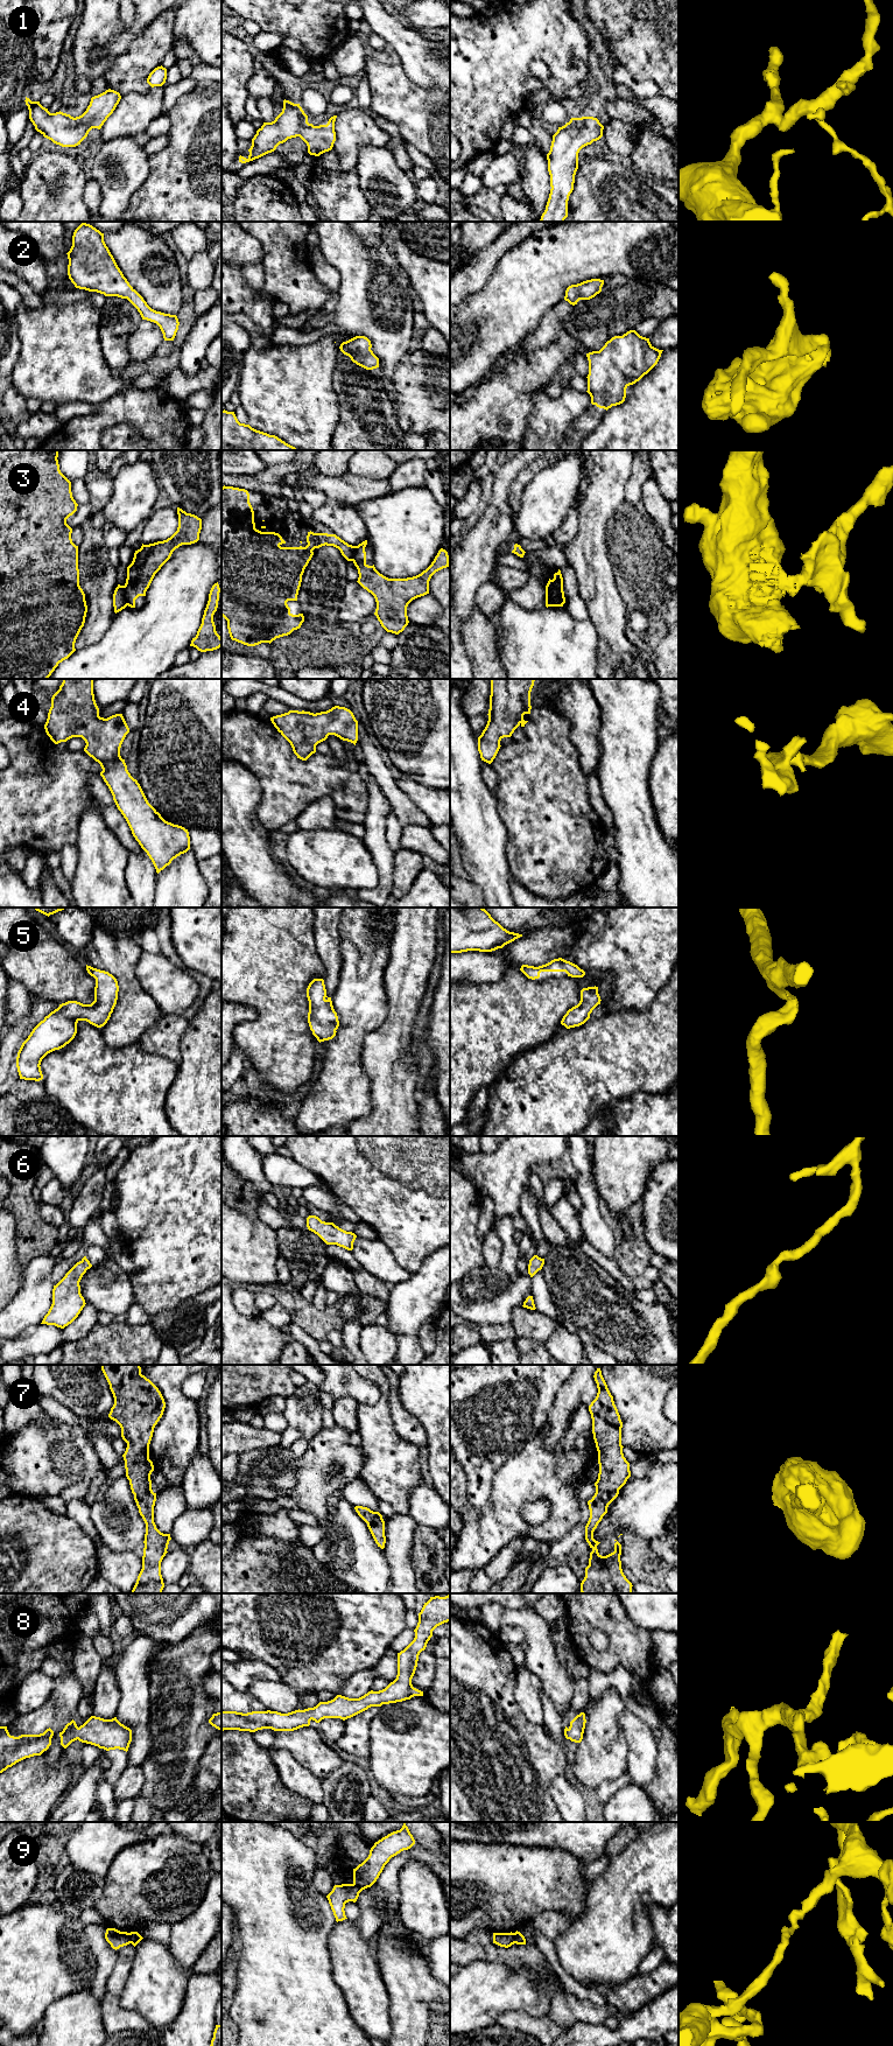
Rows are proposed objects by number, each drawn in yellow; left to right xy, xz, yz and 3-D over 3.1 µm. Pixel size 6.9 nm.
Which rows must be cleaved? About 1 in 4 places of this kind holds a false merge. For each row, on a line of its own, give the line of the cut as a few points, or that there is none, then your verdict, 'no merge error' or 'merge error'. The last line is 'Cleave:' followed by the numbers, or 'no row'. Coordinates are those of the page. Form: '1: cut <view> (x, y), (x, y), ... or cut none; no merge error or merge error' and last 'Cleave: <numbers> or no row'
1: cut none; no merge error
2: cut none; no merge error
3: cut xy (122, 586), (127, 604); merge error
4: cut none; no merge error
5: cut none; no merge error
6: cut none; no merge error
7: cut none; no merge error
8: cut none; no merge error
9: cut xy (129, 1933), (131, 1942); merge error
Cleave: 3, 9

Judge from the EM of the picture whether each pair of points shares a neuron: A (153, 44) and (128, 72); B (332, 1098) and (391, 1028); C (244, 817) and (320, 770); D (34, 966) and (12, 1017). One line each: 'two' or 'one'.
A: one
B: two
C: two
D: two

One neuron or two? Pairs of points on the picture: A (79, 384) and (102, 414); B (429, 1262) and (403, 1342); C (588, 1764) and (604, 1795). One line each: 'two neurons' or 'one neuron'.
A: two neurons
B: one neuron
C: two neurons

